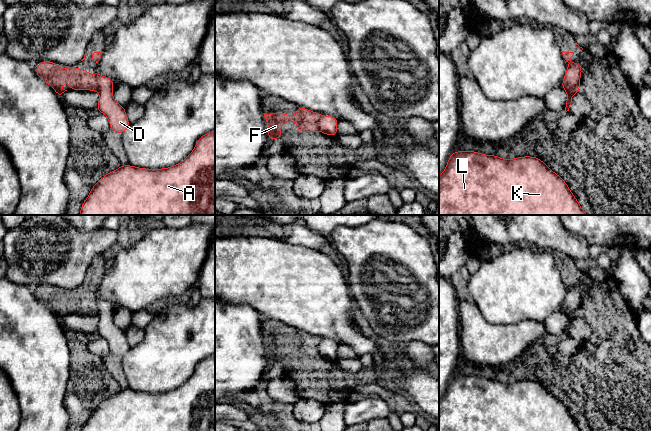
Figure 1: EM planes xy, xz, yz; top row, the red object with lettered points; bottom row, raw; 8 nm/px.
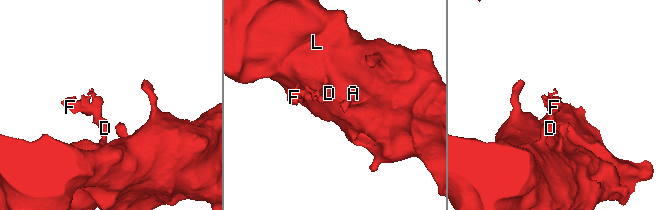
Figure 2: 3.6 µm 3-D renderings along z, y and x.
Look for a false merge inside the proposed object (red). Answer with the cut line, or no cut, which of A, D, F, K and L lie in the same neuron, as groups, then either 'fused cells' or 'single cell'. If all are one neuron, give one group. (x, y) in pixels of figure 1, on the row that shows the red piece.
cut yz (563, 79), (568, 87), (573, 87), (578, 82); groups A D K L / F; fused cells

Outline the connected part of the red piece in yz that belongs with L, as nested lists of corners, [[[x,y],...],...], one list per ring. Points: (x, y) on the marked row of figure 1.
[[[455,151],[439,175],[439,215],[588,215],[567,183],[541,159],[532,156],[503,159],[476,151]]]

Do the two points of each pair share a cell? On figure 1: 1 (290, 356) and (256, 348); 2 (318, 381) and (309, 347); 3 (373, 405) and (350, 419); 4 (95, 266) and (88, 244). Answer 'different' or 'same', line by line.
1: different
2: same
3: same
4: different

